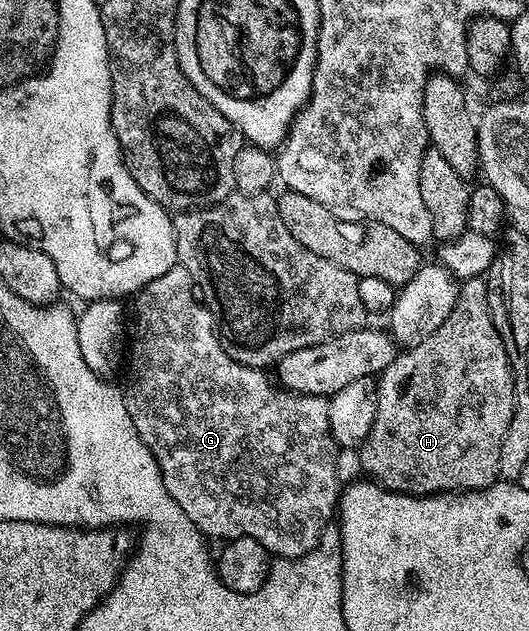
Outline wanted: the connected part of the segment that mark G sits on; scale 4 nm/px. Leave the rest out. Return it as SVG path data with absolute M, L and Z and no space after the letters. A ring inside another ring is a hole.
M182 267L171 268L162 274L162 278L154 278L146 287L135 293L136 300L136 329L131 329L132 349L126 352L126 368L128 364L128 388L123 389L124 401L128 407L130 418L142 438L142 442L154 454L160 467L162 482L174 498L178 506L182 506L182 514L194 522L194 526L203 532L205 537L217 536L220 542L227 542L239 536L249 536L258 542L273 557L282 560L293 560L299 556L310 554L320 545L320 539L325 530L333 523L338 512L338 501L342 491L340 472L336 469L338 445L330 430L330 414L328 400L322 396L307 396L297 392L289 392L281 388L279 383L265 369L251 368L240 364L223 346L221 337L216 336L217 321L211 312L204 307L194 291L188 278L188 271Z

